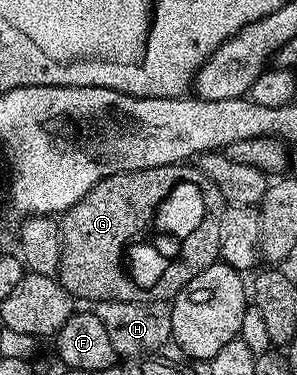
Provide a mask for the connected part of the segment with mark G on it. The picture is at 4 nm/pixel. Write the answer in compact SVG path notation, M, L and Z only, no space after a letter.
M190 162L152 166L135 172L117 172L108 178L104 178L92 190L88 190L88 194L84 194L84 198L80 198L80 202L76 202L76 206L72 206L60 216L62 257L56 273L58 283L64 285L66 291L78 302L81 300L132 302L143 299L144 289L134 284L132 276L124 267L124 253L131 242L137 241L141 237L138 235L149 224L155 223L157 210L162 200L178 183L184 182L198 184L206 194L215 191L214 183Z

